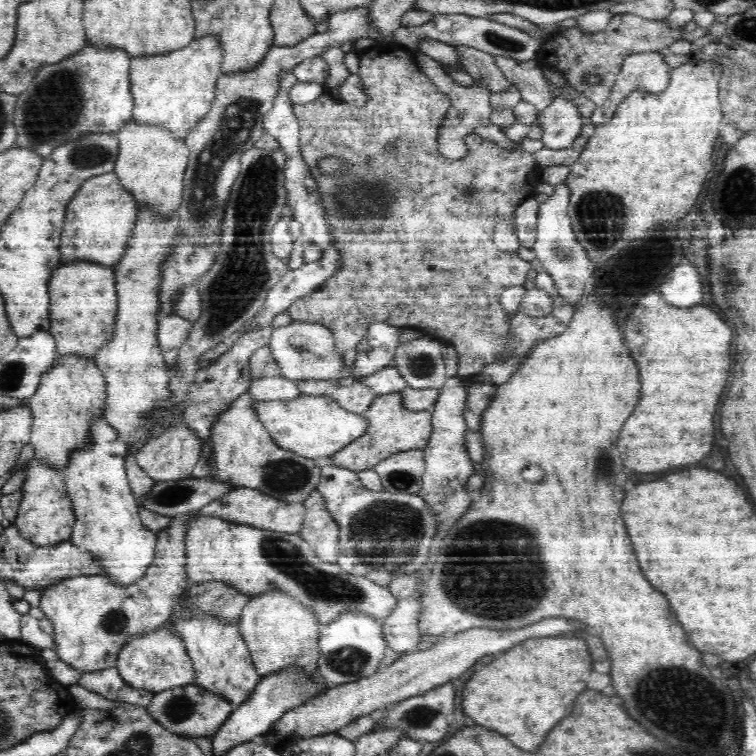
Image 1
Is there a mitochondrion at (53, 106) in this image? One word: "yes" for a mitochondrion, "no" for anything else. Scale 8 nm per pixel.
yes

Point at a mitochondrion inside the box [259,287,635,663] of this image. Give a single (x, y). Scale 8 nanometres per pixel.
(492, 567)

